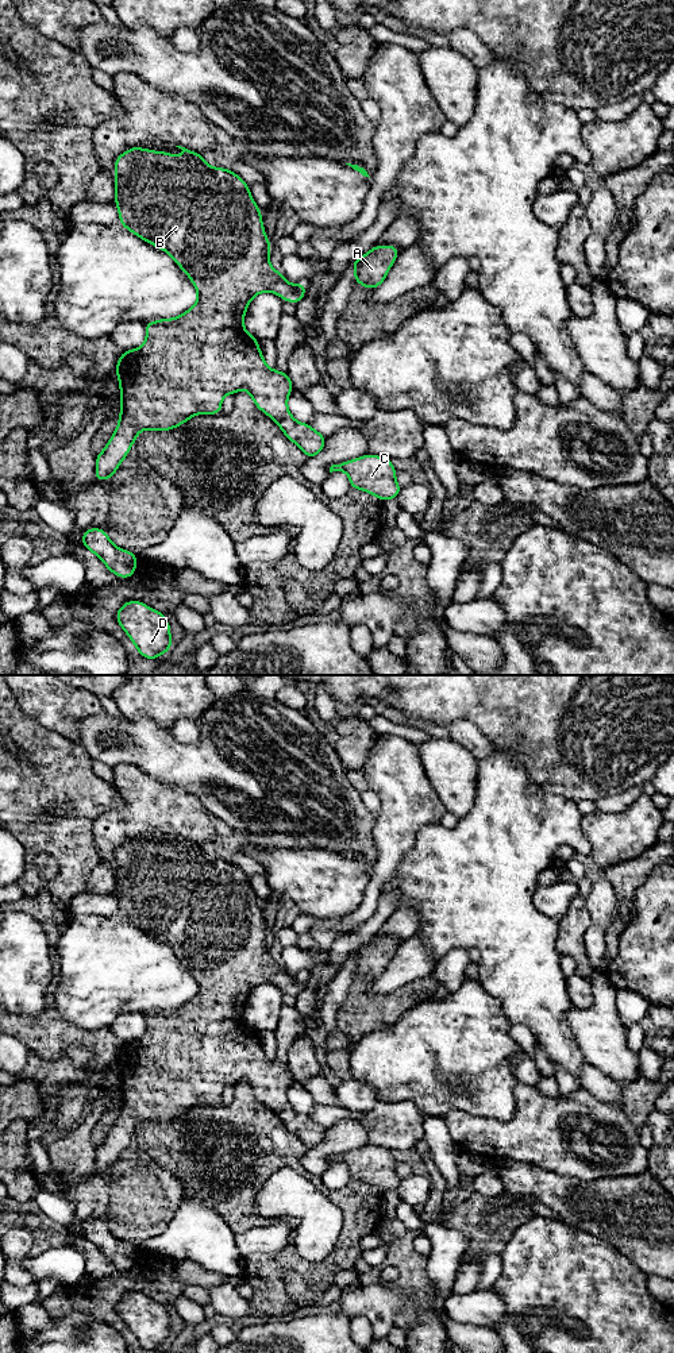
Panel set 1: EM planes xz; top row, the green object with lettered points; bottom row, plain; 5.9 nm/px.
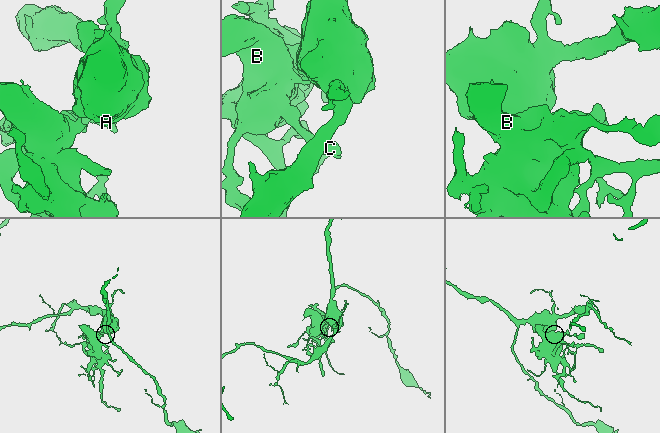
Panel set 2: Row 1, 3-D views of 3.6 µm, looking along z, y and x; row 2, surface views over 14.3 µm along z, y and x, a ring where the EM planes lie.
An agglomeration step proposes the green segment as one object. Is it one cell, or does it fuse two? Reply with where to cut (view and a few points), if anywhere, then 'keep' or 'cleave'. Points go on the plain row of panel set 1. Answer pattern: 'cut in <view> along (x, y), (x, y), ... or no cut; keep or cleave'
cut in xz along (293, 976), (304, 982); cleave

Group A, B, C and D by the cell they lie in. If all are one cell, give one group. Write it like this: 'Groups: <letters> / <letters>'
Groups: A / B C D

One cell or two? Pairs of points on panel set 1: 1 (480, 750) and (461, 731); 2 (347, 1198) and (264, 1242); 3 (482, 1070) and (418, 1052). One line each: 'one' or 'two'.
1: one
2: two
3: one

